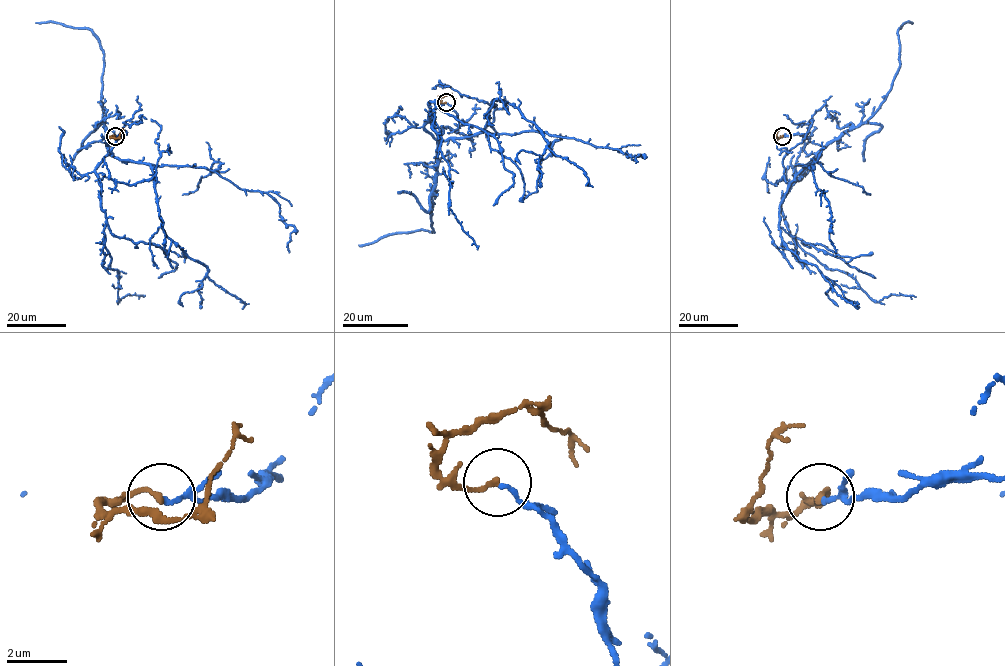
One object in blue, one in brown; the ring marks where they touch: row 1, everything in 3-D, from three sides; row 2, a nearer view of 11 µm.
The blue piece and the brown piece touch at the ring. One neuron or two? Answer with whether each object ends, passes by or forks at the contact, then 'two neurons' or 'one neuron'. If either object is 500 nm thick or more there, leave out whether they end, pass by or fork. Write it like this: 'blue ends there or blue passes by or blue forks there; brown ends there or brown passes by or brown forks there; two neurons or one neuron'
blue ends there; brown ends there; one neuron

